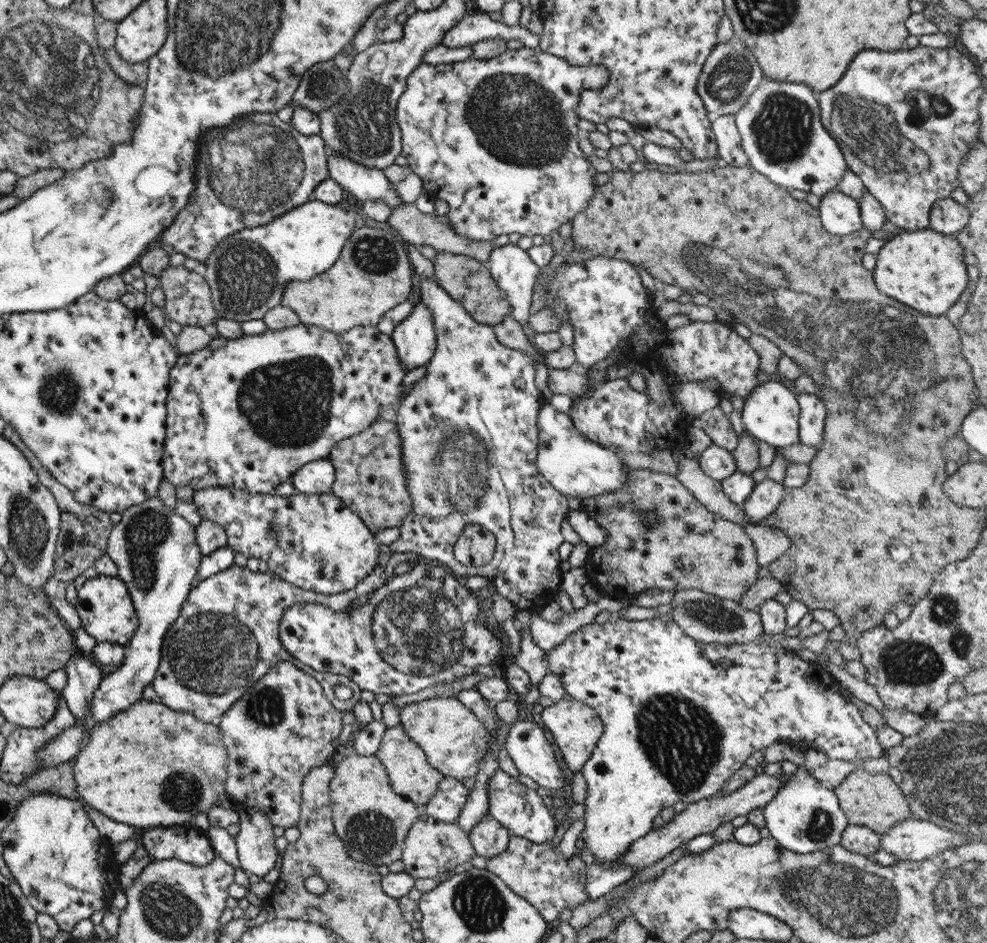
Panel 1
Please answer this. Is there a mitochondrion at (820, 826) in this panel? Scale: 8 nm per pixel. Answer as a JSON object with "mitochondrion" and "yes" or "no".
{"mitochondrion":"yes"}

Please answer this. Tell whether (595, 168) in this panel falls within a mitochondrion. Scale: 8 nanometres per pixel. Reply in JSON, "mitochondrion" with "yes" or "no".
{"mitochondrion":"no"}

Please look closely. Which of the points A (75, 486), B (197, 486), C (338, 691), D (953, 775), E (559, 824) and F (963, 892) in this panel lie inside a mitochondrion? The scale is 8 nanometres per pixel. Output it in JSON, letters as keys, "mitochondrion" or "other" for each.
{"A":"other","B":"other","C":"other","D":"mitochondrion","E":"other","F":"mitochondrion"}

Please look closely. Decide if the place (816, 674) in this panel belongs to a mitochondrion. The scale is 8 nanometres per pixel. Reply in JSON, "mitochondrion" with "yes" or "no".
{"mitochondrion":"no"}

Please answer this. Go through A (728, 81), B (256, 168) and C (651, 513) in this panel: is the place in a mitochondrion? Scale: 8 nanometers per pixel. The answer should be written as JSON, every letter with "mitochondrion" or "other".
{"A":"mitochondrion","B":"mitochondrion","C":"mitochondrion"}

